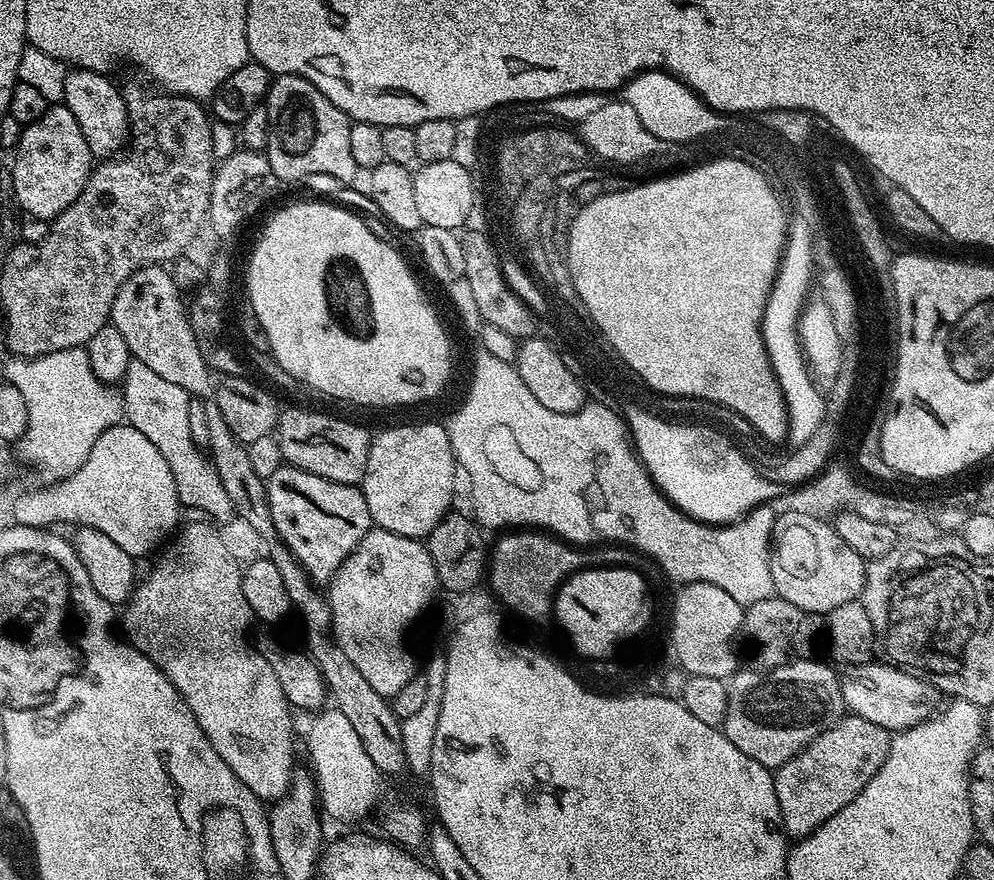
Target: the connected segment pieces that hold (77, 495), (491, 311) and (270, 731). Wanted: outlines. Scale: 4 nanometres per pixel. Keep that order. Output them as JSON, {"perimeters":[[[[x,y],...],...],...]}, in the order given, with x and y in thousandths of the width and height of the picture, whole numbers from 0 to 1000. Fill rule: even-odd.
{"perimeters":[[[[127,480],[107,488],[92,509],[87,525],[66,544],[57,547],[16,565],[12,573],[12,591],[31,600],[52,600],[56,595],[76,595],[110,608],[134,634],[145,634],[167,608],[172,608],[181,590],[183,574],[178,550],[159,509],[142,490]]],[[[486,263],[475,264],[466,269],[468,284],[468,311],[465,315],[473,320],[473,331],[477,333],[477,344],[481,347],[481,360],[486,367],[501,370],[508,380],[513,380],[520,389],[526,389],[540,381],[541,364],[535,352],[527,345],[506,314],[503,293],[494,272]]],[[[216,594],[186,595],[176,606],[175,613],[176,611],[177,632],[158,635],[156,641],[159,643],[159,650],[154,650],[155,657],[149,657],[147,661],[142,663],[145,668],[143,673],[134,672],[133,676],[129,678],[127,690],[124,692],[124,694],[126,693],[126,720],[124,719],[124,722],[127,724],[128,731],[132,732],[134,736],[138,736],[144,745],[150,745],[150,748],[161,758],[161,764],[175,780],[175,784],[179,784],[179,789],[187,798],[187,802],[191,802],[191,807],[195,811],[199,825],[203,825],[203,834],[207,834],[211,848],[215,848],[215,852],[219,852],[219,857],[223,857],[227,870],[231,870],[231,875],[235,875],[235,880],[239,880],[239,884],[246,893],[264,911],[283,909],[284,906],[289,902],[290,894],[294,891],[294,883],[296,881],[296,874],[294,874],[294,855],[292,851],[286,850],[286,845],[290,845],[294,841],[294,813],[296,813],[296,809],[291,801],[290,794],[286,792],[284,775],[280,775],[280,766],[276,766],[276,761],[272,757],[270,749],[259,740],[256,732],[249,728],[248,720],[242,715],[249,702],[252,702],[252,691],[243,691],[243,678],[245,677],[244,661],[242,659],[242,642],[233,633],[231,625],[227,625],[227,616],[223,616],[221,601]],[[199,720],[205,720],[205,723],[207,723],[207,730],[211,732],[211,757],[209,757],[209,759],[211,759],[211,768],[209,768],[209,766],[207,766],[207,768],[193,768],[193,766],[189,766],[191,761],[187,761],[187,757],[189,757],[191,750],[193,750],[191,757],[197,757],[197,752],[195,752],[197,748],[191,748],[191,743],[193,743],[191,732],[193,732],[193,734],[197,732]]]]}

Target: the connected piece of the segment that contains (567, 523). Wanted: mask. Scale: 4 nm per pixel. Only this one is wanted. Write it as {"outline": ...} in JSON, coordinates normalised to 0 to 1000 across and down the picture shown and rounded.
{"outline":[[[483,402],[483,406],[479,409],[479,419],[475,423],[475,442],[472,443],[467,460],[456,470],[455,478],[450,478],[449,482],[451,500],[455,503],[455,511],[462,531],[465,533],[466,540],[468,536],[471,540],[472,548],[475,549],[475,568],[479,572],[478,590],[488,601],[507,600],[503,602],[511,602],[516,598],[530,598],[535,602],[550,602],[552,606],[562,609],[565,614],[589,620],[600,618],[603,614],[617,614],[615,616],[617,619],[631,620],[641,627],[663,632],[668,644],[672,645],[673,650],[677,650],[680,655],[686,657],[689,663],[702,658],[719,659],[721,666],[726,666],[726,670],[730,670],[730,675],[734,675],[734,680],[738,680],[738,684],[742,684],[746,689],[767,684],[767,680],[778,676],[777,649],[775,648],[773,630],[775,615],[778,613],[777,598],[781,593],[782,583],[776,582],[776,576],[766,575],[757,578],[752,586],[727,598],[717,598],[703,591],[697,591],[695,586],[685,582],[660,553],[659,545],[652,540],[651,532],[648,531],[643,517],[638,513],[638,505],[634,499],[629,474],[623,473],[614,463],[616,461],[608,457],[592,457],[589,458],[587,464],[582,464],[581,467],[573,470],[561,470],[557,466],[549,466],[549,461],[545,461],[545,457],[541,457],[541,452],[537,452],[537,448],[533,448],[529,434],[525,434],[525,430],[519,424],[518,417],[514,413],[502,410],[501,407],[490,402]]]}

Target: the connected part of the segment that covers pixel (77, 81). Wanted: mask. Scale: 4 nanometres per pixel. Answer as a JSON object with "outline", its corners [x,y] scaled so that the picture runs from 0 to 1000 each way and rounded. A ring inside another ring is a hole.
{"outline":[[[73,76],[65,89],[63,122],[68,123],[70,130],[74,130],[74,134],[78,138],[78,143],[87,157],[87,166],[91,168],[94,178],[97,180],[120,174],[131,159],[129,122],[125,115],[125,106],[120,99],[117,101],[108,91],[109,89],[104,82],[77,76]]]}

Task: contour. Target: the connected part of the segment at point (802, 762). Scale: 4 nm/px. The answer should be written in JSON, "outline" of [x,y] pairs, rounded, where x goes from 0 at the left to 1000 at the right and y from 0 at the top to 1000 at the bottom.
{"outline":[[[853,811],[823,839],[816,841],[802,859],[795,861],[795,866],[780,874],[779,898],[783,902],[783,920],[790,947],[797,952],[811,951],[819,943],[823,943],[823,939],[839,930],[839,925],[843,925],[847,916],[855,916],[855,911],[859,911],[859,907],[863,907],[863,902],[867,902],[869,894],[881,883],[883,875],[887,875],[897,851],[898,840],[898,833],[892,827],[879,820],[871,820],[871,816],[866,814]]]}

